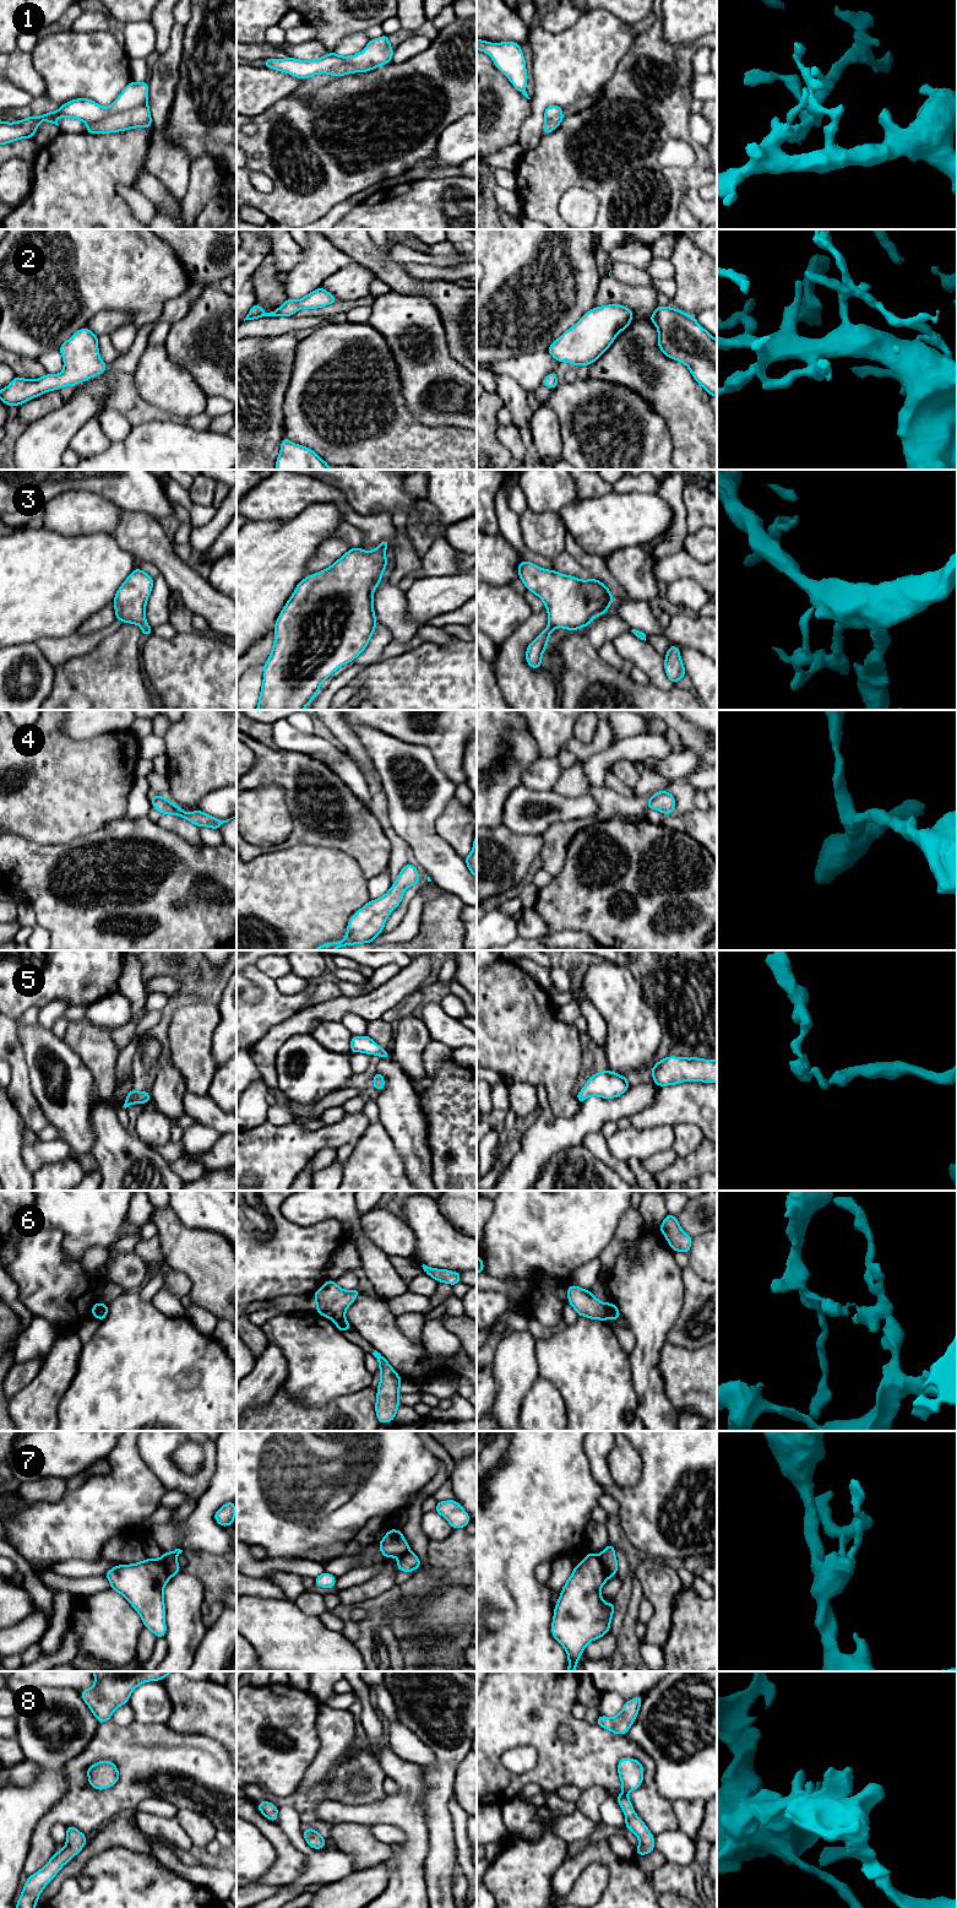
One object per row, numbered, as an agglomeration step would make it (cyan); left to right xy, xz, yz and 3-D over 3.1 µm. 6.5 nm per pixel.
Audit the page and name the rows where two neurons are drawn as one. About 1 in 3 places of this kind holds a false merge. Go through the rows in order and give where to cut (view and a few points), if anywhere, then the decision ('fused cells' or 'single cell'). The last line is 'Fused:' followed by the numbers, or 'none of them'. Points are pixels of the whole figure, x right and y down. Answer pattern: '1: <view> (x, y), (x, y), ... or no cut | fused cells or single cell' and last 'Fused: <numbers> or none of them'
1: no cut | single cell
2: no cut | single cell
3: xy (146, 623), (141, 625) | fused cells
4: no cut | single cell
5: no cut | single cell
6: yz (604, 1304), (607, 1318) | fused cells
7: yz (598, 1556), (602, 1568), (608, 1577) | fused cells
8: no cut | single cell
Fused: 3, 6, 7

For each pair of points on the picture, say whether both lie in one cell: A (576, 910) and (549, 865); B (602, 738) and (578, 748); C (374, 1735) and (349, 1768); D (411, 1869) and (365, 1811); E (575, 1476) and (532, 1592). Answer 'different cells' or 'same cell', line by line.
A: different cells
B: same cell
C: different cells
D: same cell
E: same cell

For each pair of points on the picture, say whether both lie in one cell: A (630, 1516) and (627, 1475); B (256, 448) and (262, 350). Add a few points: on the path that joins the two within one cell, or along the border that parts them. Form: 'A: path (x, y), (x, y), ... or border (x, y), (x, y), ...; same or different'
A: border (642, 1461), (632, 1486), (612, 1481); different
B: path (256, 423), (256, 374); same

